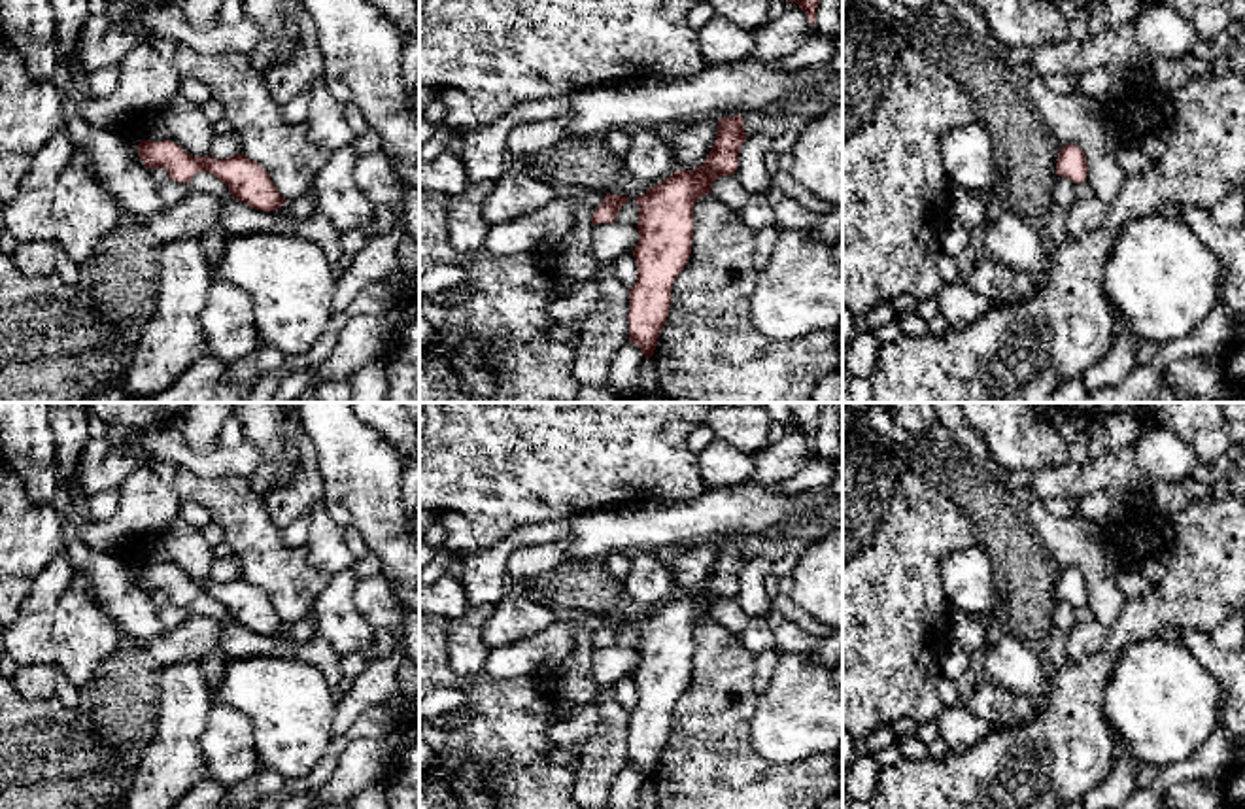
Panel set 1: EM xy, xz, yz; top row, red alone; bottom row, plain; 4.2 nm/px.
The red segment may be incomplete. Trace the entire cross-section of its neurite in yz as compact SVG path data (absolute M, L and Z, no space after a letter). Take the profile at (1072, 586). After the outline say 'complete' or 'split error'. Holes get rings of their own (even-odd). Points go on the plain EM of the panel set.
M1075 567L1062 569L1056 586L1056 599L1064 599L1073 607L1083 607L1086 605L1086 595L1088 595L1088 586L1084 575Z; complete

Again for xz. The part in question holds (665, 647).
M742 539L718 542L718 556L705 586L676 594L667 603L635 620L639 628L639 665L633 673L637 705L629 711L629 764L652 781L671 732L671 713L690 684L693 629L710 618L712 607L737 595L746 563Z; complete

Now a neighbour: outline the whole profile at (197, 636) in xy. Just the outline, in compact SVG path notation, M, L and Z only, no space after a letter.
M191 614L174 629L145 641L147 650L162 663L179 660L202 660L208 652L219 648L219 622L210 616Z

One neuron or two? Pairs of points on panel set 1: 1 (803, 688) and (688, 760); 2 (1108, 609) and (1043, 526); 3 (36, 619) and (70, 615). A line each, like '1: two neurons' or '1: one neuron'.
1: two neurons
2: one neuron
3: two neurons

